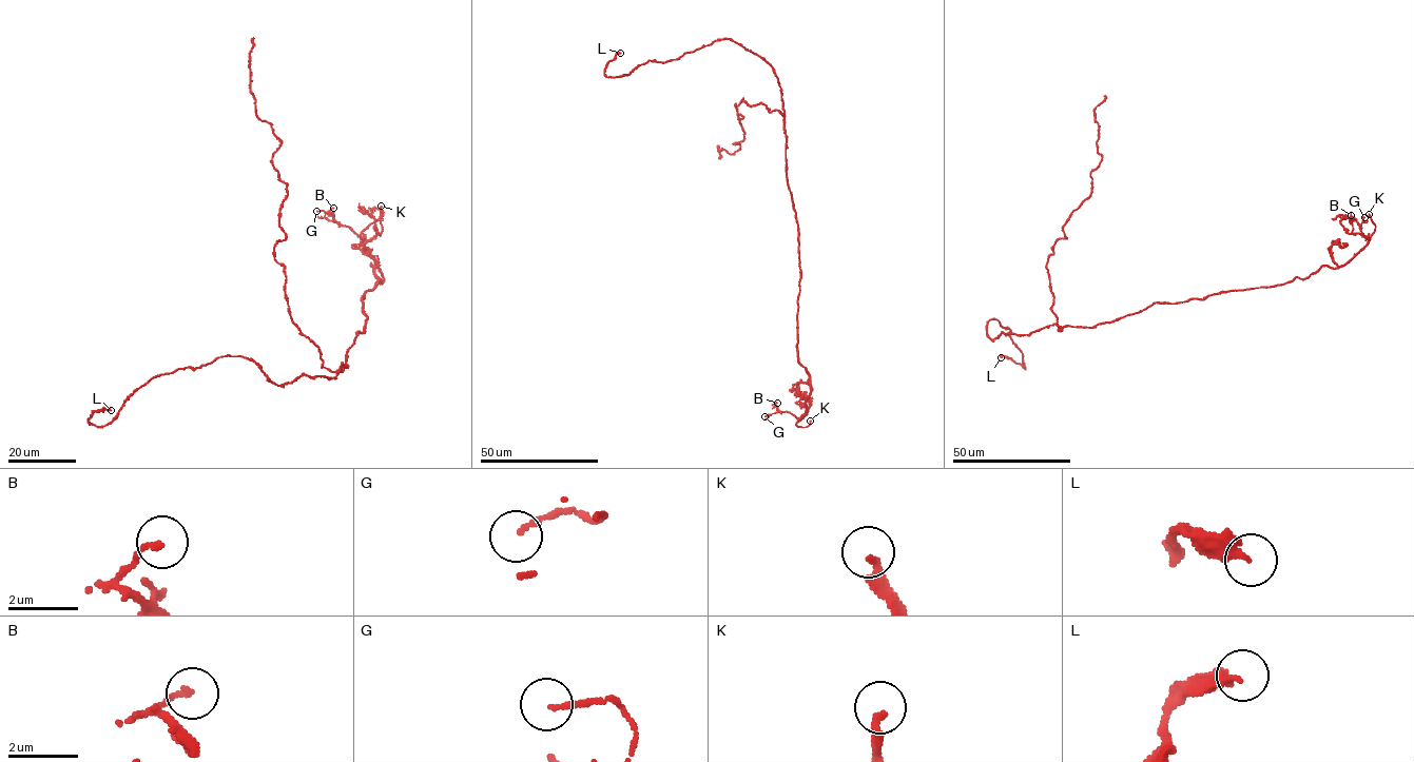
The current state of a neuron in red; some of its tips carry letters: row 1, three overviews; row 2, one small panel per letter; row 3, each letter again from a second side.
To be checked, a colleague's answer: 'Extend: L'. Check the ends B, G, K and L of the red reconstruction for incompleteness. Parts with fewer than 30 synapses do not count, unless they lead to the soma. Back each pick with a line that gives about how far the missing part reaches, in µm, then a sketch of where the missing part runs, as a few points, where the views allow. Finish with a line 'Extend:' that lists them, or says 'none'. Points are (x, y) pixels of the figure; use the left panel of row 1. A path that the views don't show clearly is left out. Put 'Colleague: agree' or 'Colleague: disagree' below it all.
K: 6 µm | (381, 206), (395, 210)
Extend: K
Colleague: disagree

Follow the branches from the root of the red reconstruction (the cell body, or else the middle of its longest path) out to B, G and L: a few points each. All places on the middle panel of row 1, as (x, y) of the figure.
B: (786, 154), (787, 183), (798, 229), (797, 360), (809, 374), (810, 393), (798, 421), (779, 411), (777, 403)
G: (786, 154), (787, 183), (798, 229), (797, 360), (809, 374), (810, 393), (798, 421), (787, 411), (764, 416)
L: (786, 154), (781, 88), (759, 56), (723, 38), (607, 77), (606, 64), (620, 53)

